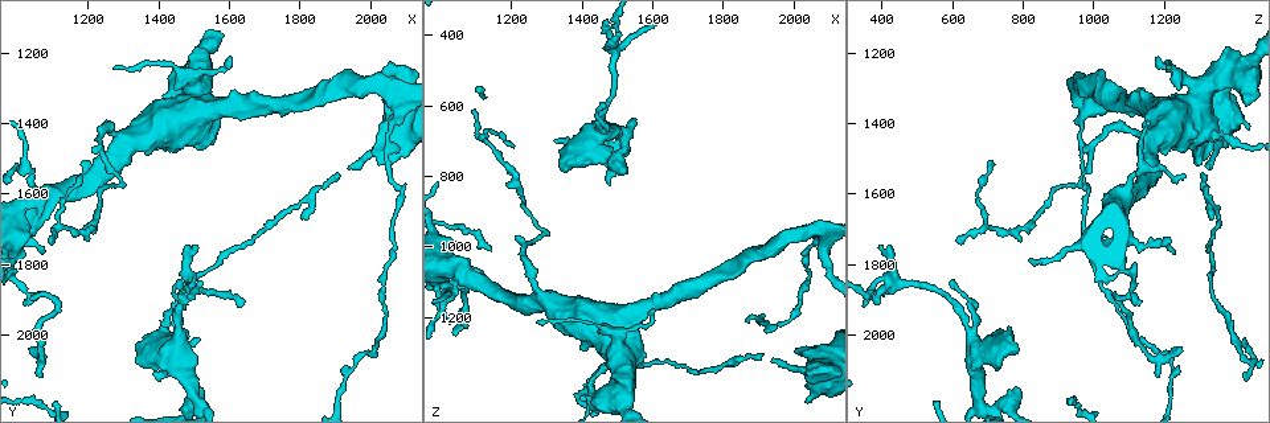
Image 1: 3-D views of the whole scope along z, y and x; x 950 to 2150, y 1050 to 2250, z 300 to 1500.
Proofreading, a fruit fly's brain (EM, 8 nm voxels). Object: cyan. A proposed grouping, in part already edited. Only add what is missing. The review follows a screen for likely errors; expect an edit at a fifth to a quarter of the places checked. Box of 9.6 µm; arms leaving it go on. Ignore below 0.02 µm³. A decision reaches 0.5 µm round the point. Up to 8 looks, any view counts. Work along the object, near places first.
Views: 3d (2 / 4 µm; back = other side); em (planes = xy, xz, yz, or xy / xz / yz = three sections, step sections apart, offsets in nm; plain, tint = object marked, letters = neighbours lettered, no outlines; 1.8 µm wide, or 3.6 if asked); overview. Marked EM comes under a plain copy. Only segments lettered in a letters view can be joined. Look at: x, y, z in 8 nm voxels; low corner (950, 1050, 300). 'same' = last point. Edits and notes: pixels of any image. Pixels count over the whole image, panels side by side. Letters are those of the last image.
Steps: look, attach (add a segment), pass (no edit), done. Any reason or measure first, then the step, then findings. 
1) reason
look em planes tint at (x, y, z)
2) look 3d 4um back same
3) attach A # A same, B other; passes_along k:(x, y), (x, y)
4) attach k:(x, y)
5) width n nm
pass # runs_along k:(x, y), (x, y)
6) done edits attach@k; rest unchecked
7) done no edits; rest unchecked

branch stops here
look 3d 2um at (1060, 2120, 1180)

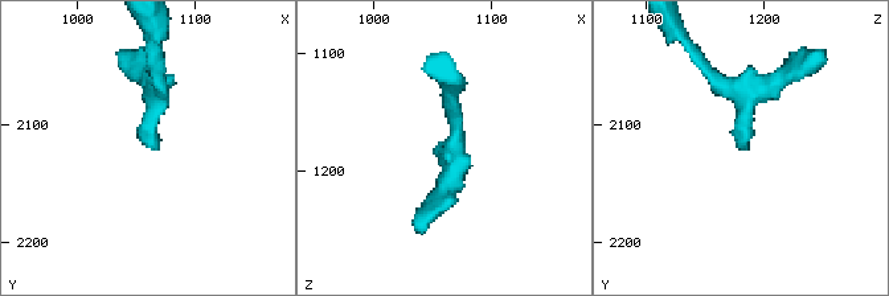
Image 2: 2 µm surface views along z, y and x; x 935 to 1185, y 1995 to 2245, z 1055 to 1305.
need the tissue
look em yz step 4 tint at (1066, 2120, 1180)

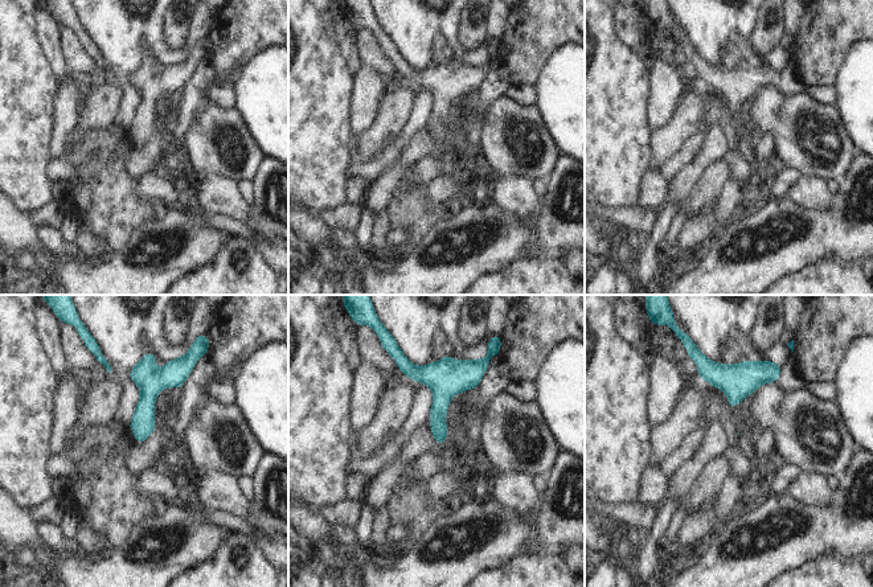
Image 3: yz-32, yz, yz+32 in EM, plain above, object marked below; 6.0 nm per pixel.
cut it another way
look em planes letters same

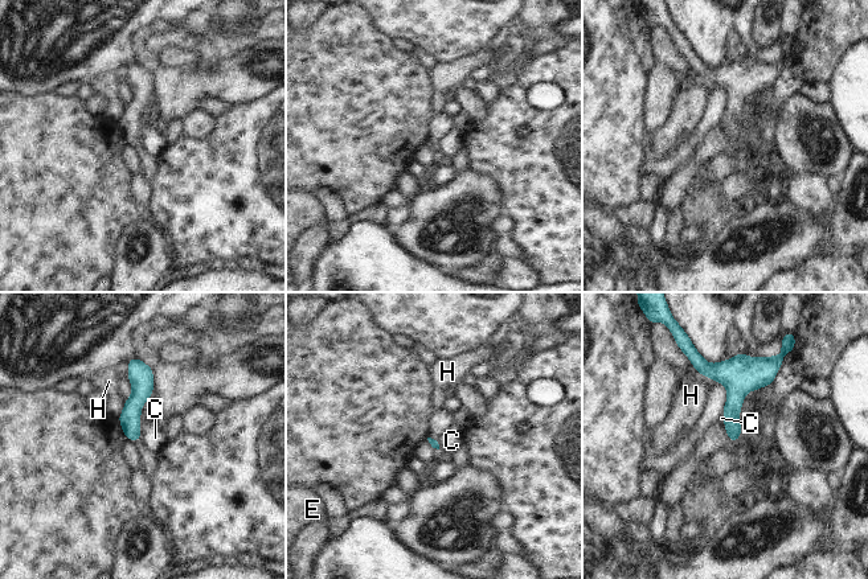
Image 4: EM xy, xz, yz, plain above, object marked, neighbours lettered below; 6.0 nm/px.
longest_contact H 120 nm
pass # C other, E other, H other; none of them fits

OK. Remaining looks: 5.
an open end
look em planes tint at (1510, 2010, 1430)

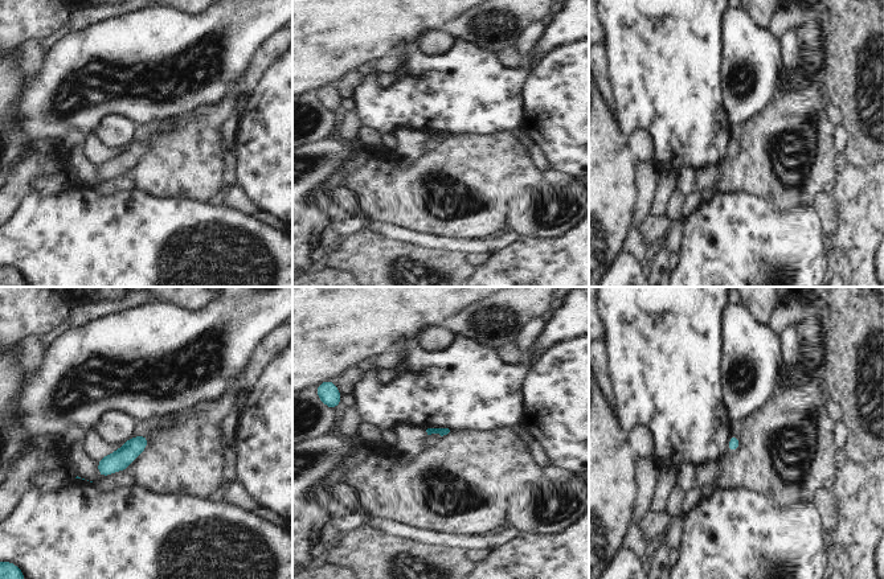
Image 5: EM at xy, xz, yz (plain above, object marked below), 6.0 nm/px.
look em planes letters same

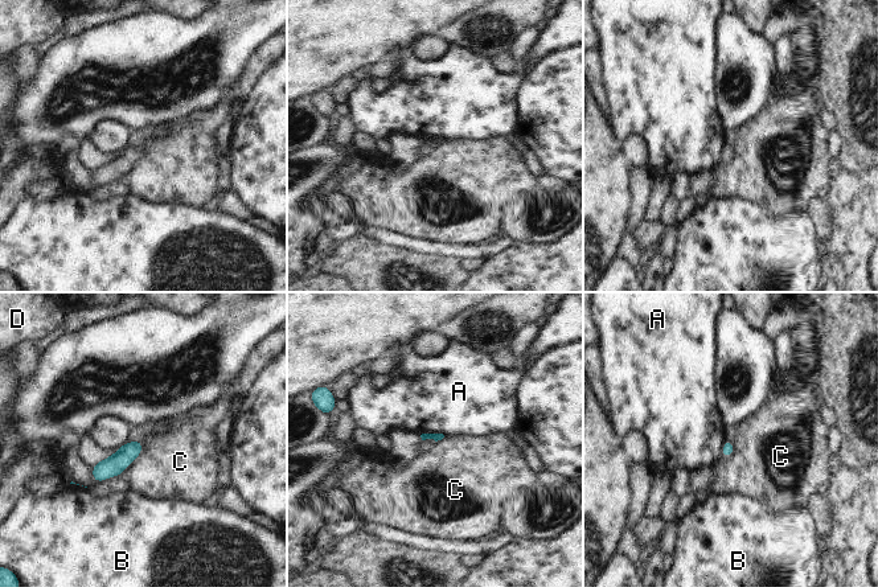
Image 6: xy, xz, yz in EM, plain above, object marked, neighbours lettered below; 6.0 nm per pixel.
longest_contact C 240 nm
pass # A other, B other, C other, D other; border 6:(142, 440), (142, 452), (120, 473); none of them fits

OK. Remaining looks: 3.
thick end
look em planes letters at (2060, 1230, 1360)

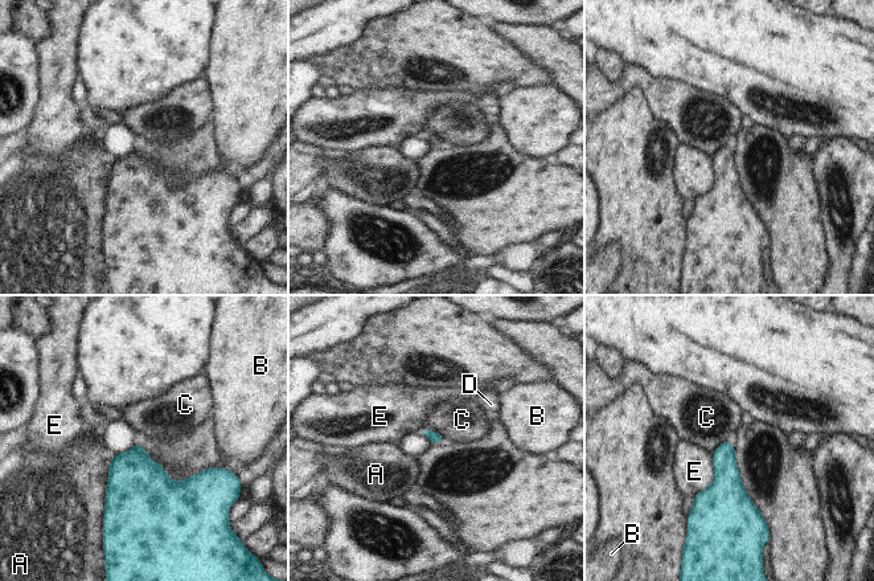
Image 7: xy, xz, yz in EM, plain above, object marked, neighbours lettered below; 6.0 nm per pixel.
pass # A other, B other, C other, D other, E other; border 7:(425, 429), (439, 432), (446, 440); none of them fits

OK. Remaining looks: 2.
branch stops here
look em xy step 8 tint at (1520, 1750, 390)

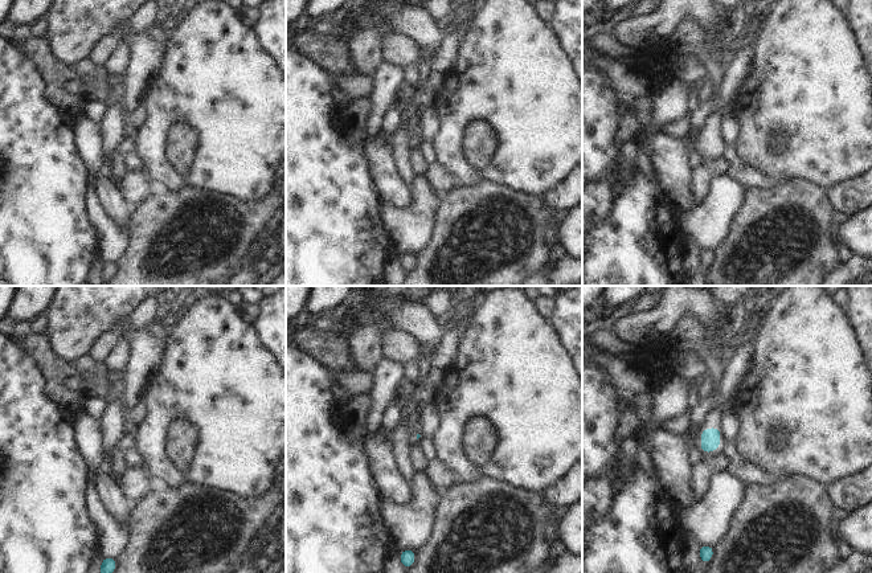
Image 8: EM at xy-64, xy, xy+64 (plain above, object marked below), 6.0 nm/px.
another direction
look em yz step 16 letters same

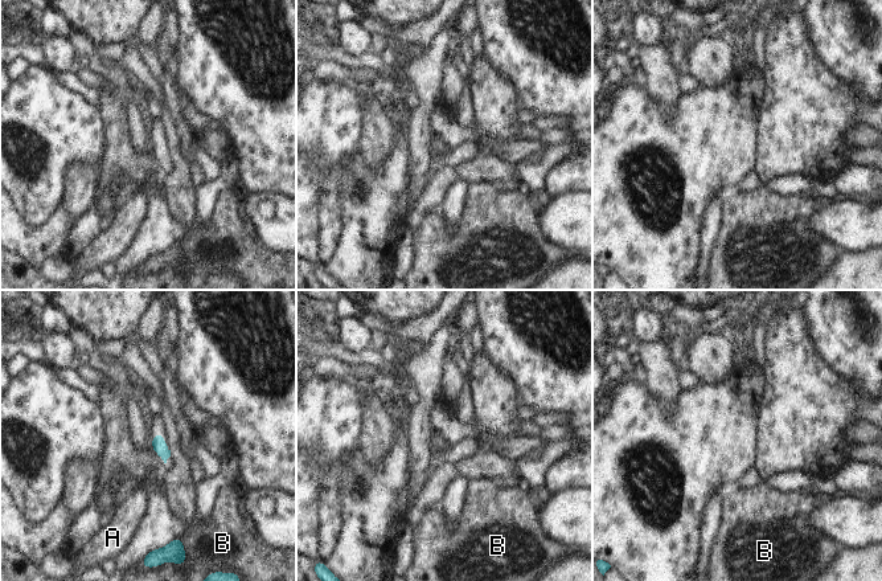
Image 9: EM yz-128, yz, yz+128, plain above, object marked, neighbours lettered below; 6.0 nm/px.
pass # A other, B other; no lettered segment goes on from it

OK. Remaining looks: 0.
done no edits; rest unchecked

